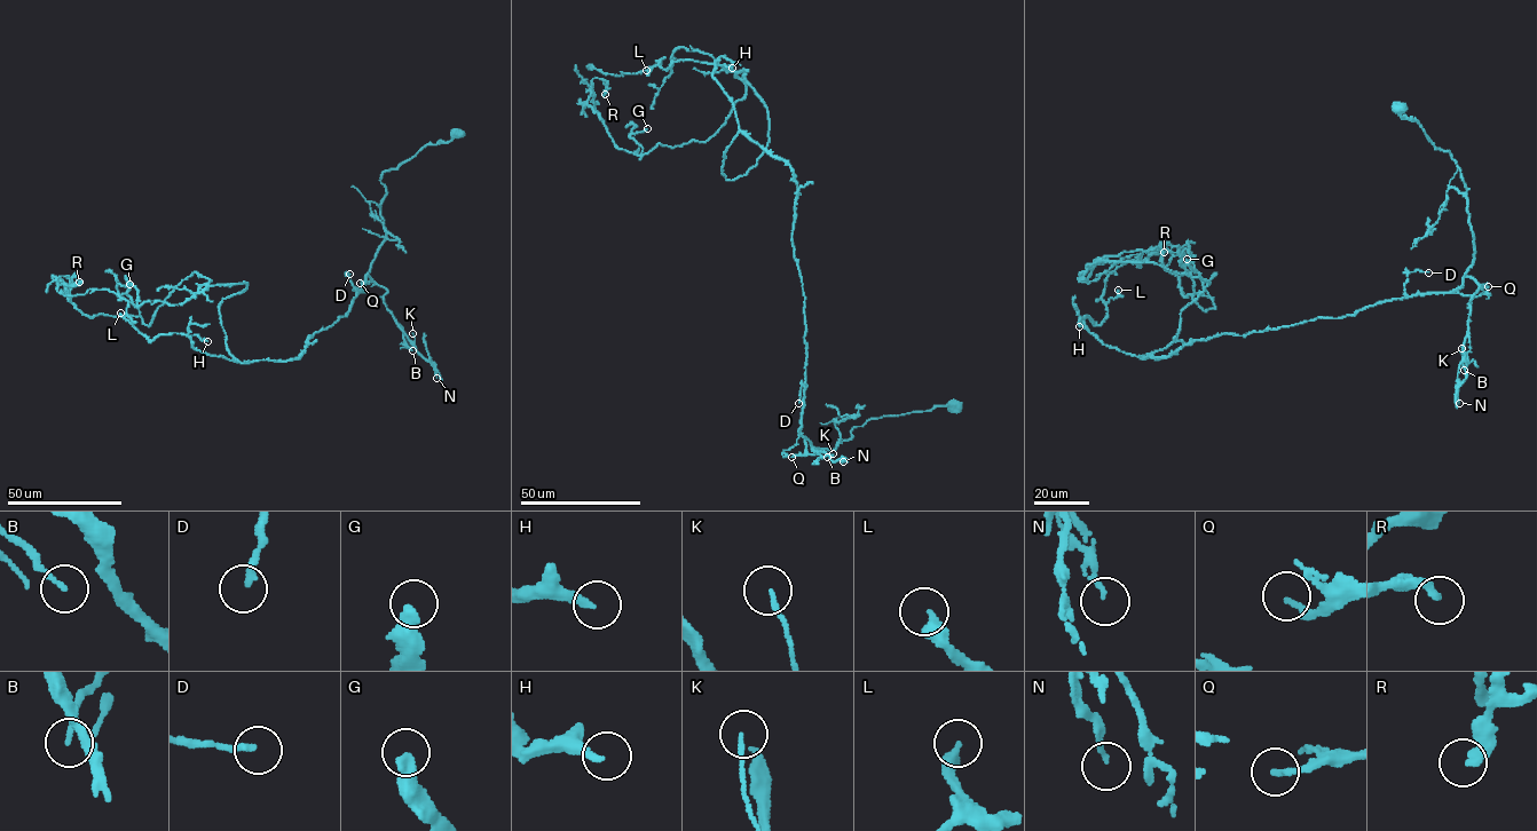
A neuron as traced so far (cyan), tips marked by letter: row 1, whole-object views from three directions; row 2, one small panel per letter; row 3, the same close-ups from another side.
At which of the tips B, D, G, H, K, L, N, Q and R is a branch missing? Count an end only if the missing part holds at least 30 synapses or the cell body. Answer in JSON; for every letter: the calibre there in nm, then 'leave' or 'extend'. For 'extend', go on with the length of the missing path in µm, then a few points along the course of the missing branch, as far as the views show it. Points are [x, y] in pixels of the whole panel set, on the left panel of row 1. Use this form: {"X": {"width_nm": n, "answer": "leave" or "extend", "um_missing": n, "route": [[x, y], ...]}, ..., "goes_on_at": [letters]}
{"B": {"width_nm": 100, "answer": "leave"}, "D": {"width_nm": 200, "answer": "leave"}, "G": {"width_nm": 420, "answer": "leave"}, "H": {"width_nm": 220, "answer": "leave"}, "K": {"width_nm": 130, "answer": "leave"}, "L": {"width_nm": 360, "answer": "leave"}, "N": {"width_nm": 130, "answer": "leave"}, "Q": {"width_nm": 200, "answer": "leave"}, "R": {"width_nm": 320, "answer": "leave"}, "goes_on_at": []}

